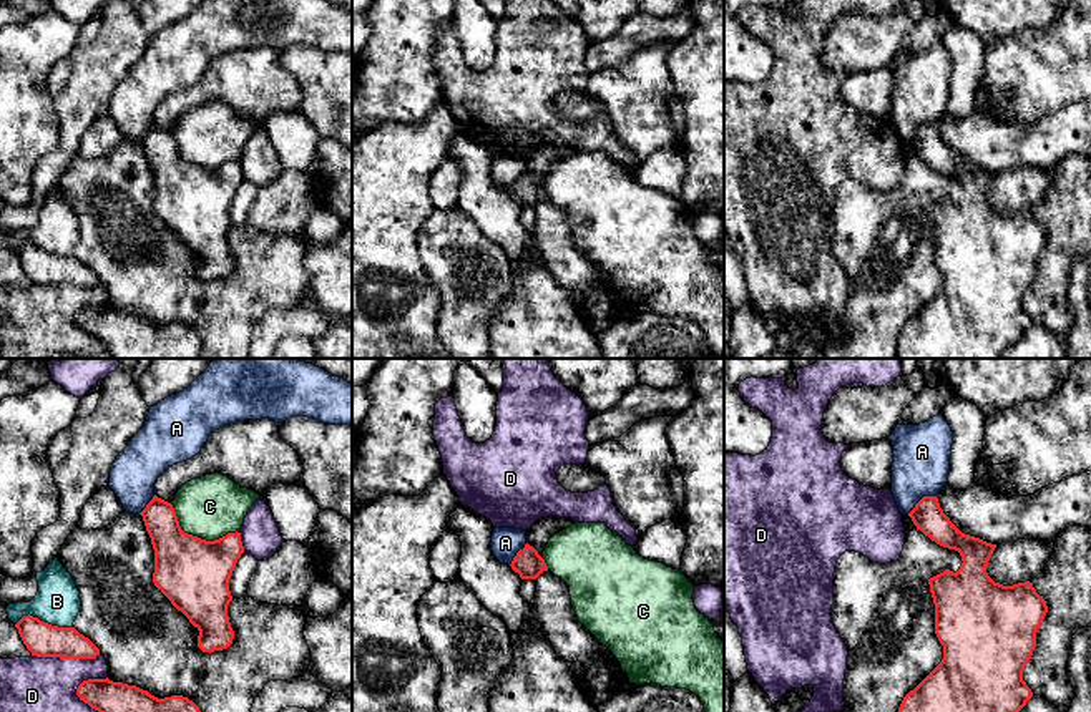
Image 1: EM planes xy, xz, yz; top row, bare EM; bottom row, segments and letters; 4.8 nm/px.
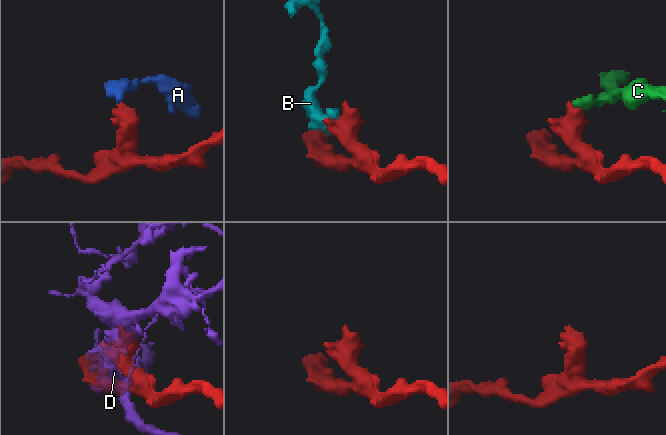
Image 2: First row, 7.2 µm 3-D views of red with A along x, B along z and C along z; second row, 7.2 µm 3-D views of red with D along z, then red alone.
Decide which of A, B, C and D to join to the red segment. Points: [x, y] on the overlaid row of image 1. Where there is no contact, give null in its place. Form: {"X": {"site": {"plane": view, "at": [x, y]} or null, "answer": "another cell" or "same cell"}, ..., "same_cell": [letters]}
{"A": {"site": {"plane": "yz", "at": [920, 500]}, "answer": "another cell"}, "B": {"site": {"plane": "xy", "at": [42, 621]}, "answer": "another cell"}, "C": {"site": {"plane": "xy", "at": [196, 536]}, "answer": "another cell"}, "D": {"site": {"plane": "xy", "at": [65, 658]}, "answer": "another cell"}, "same_cell": []}

